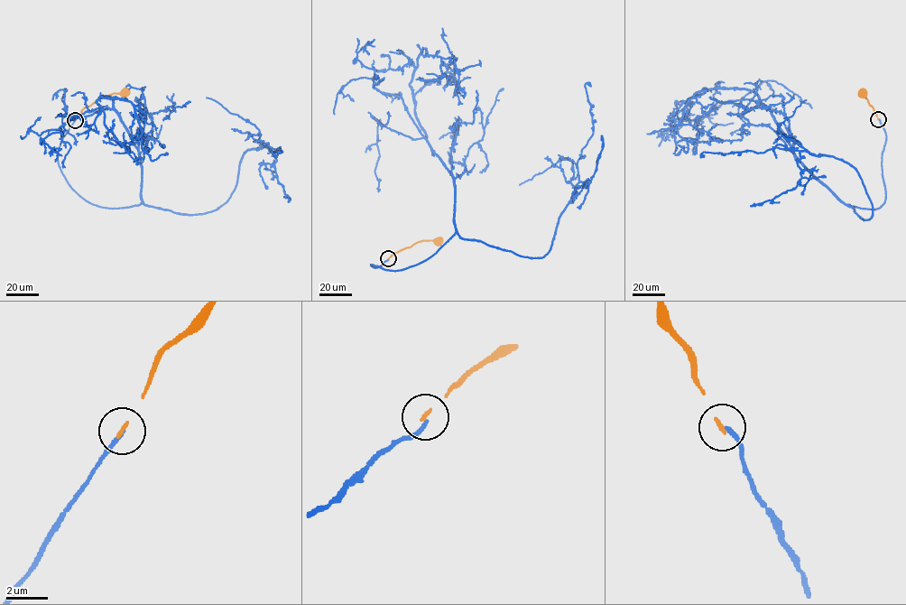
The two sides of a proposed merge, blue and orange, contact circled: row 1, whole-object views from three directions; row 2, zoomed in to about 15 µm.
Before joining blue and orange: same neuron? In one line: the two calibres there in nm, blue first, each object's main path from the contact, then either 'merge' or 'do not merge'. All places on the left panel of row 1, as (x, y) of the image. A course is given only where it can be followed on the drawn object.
calibres 200 and 180 nm; course blue (75, 120), (68, 183), (139, 205), (141, 159), (107, 97), (128, 153), (106, 132); course orange (75, 120), (84, 108), (102, 97), (125, 92); do not merge

